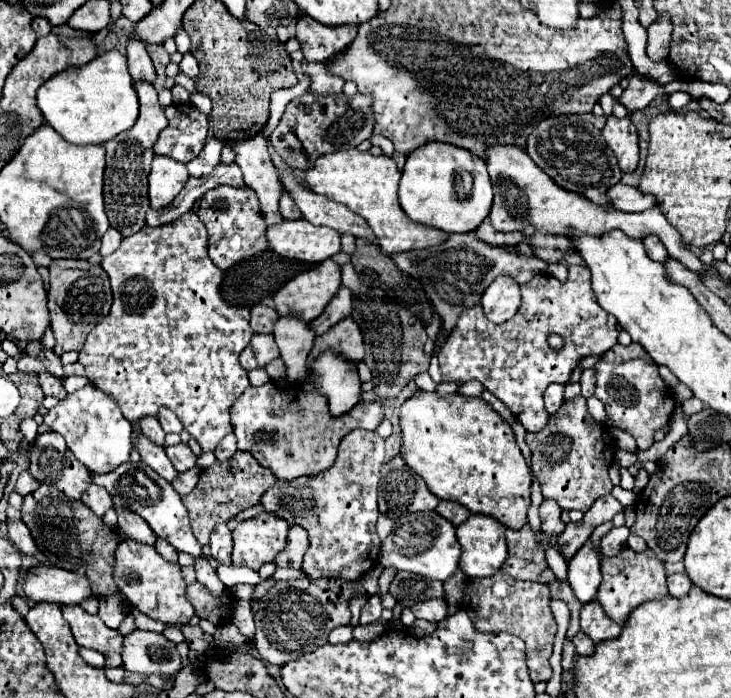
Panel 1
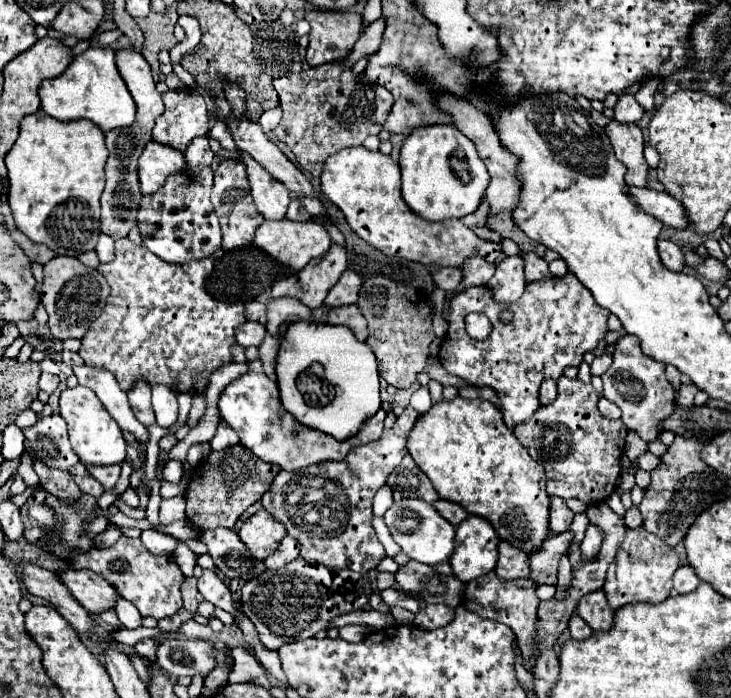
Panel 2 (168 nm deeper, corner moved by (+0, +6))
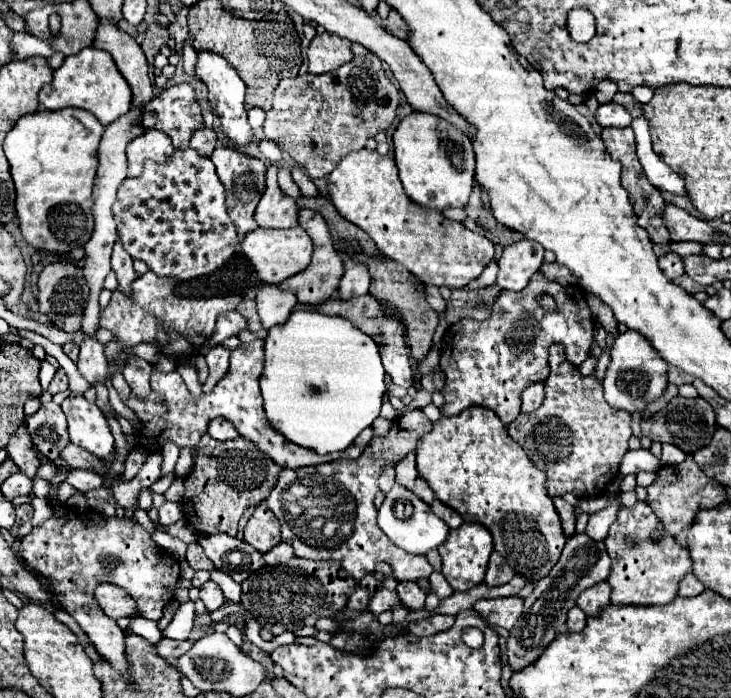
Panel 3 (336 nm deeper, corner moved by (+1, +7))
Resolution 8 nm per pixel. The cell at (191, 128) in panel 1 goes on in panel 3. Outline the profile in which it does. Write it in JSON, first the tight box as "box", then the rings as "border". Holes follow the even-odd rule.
{"box":[142,84,202,148],"border":[[[188,84],[162,90],[146,104],[142,114],[142,126],[166,132],[174,148],[188,148],[192,132],[202,122],[200,104],[194,100],[194,90]]]}

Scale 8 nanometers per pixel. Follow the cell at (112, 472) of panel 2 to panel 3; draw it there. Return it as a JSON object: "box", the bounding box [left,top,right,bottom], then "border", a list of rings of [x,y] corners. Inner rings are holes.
{"box":[62,444,102,468],"border":[[[68,444],[66,448],[64,448],[64,452],[62,452],[62,458],[70,464],[70,466],[74,466],[74,468],[94,468],[94,466],[102,466],[102,462],[96,458],[96,456],[92,456],[90,452],[86,452],[84,448],[80,448],[80,446],[76,446],[76,444]]]}

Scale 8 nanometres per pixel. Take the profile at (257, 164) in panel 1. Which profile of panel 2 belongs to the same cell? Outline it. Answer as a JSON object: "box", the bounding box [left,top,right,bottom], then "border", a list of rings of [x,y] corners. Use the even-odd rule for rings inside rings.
{"box":[241,153,291,219],"border":[[[243,153],[241,161],[245,163],[251,195],[257,209],[265,215],[265,219],[283,219],[291,201],[289,189],[275,177],[271,177],[251,155]]]}

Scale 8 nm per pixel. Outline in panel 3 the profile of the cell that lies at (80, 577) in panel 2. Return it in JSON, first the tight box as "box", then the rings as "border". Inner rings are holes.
{"box":[94,584,140,620],"border":[[[100,584],[94,592],[100,608],[104,610],[106,616],[110,616],[112,620],[118,620],[122,616],[132,618],[132,616],[140,616],[138,606],[134,604],[132,596],[128,592],[122,592],[122,588],[114,586],[114,584]]]}

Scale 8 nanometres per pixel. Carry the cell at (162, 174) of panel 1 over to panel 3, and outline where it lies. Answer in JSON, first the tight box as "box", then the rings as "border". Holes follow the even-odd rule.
{"box":[126,130,174,178],"border":[[[146,130],[138,138],[134,138],[126,148],[128,176],[130,178],[140,176],[144,168],[144,160],[150,158],[156,162],[164,162],[172,156],[172,152],[174,152],[174,146],[170,144],[170,138],[164,132]]]}

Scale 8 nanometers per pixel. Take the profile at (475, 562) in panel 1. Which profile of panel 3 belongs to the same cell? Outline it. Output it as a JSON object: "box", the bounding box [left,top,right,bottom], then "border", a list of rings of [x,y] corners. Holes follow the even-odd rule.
{"box":[438,522,492,592],"border":[[[464,522],[460,528],[450,530],[446,544],[442,544],[438,552],[442,556],[442,574],[448,580],[448,584],[458,592],[466,592],[484,580],[486,564],[492,554],[492,536],[482,524]]]}

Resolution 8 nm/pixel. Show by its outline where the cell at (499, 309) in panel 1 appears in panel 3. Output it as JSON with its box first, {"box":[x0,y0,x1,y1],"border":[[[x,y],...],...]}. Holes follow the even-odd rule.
{"box":[498,240,544,292],"border":[[[520,240],[504,248],[498,260],[498,286],[520,292],[544,262],[544,248],[532,240]]]}

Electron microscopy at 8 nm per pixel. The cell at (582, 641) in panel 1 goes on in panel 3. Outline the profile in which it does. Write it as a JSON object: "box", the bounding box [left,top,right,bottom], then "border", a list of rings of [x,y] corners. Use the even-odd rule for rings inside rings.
{"box":[566,606,586,632],"border":[[[574,606],[574,608],[570,608],[570,612],[568,612],[566,624],[568,624],[568,630],[580,632],[580,630],[584,628],[584,624],[586,624],[586,614],[584,614],[578,606]]]}

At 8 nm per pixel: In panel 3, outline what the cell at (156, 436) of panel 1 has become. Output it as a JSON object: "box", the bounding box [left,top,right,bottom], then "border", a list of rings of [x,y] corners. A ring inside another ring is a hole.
{"box":[122,356,152,396],"border":[[[130,356],[126,360],[126,368],[122,370],[126,382],[130,384],[132,392],[136,396],[146,396],[150,392],[150,374],[152,374],[152,364],[138,356]]]}

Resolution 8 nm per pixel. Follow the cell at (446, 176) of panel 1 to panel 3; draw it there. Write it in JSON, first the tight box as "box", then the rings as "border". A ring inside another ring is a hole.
{"box":[392,112,476,210],"border":[[[412,112],[398,124],[392,142],[398,176],[410,200],[434,210],[464,208],[474,186],[476,158],[472,142],[462,130],[434,114]]]}

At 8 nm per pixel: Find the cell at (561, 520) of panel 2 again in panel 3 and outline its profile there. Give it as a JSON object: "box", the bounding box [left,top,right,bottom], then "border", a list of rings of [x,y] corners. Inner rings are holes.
{"box":[554,498,576,538],"border":[[[554,498],[554,504],[556,504],[556,510],[560,514],[560,520],[562,520],[562,528],[564,528],[564,534],[570,538],[574,534],[574,522],[576,522],[576,508],[568,502],[564,502],[562,498]]]}

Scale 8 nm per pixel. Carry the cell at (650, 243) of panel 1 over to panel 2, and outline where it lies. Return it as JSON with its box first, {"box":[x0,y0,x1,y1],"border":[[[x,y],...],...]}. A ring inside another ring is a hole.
{"box":[657,239,685,271],"border":[[[659,239],[657,241],[657,249],[659,249],[659,257],[663,261],[663,265],[671,271],[681,271],[685,267],[685,261],[683,261],[683,253],[681,253],[681,247],[675,245],[673,241],[667,241],[667,239]]]}

